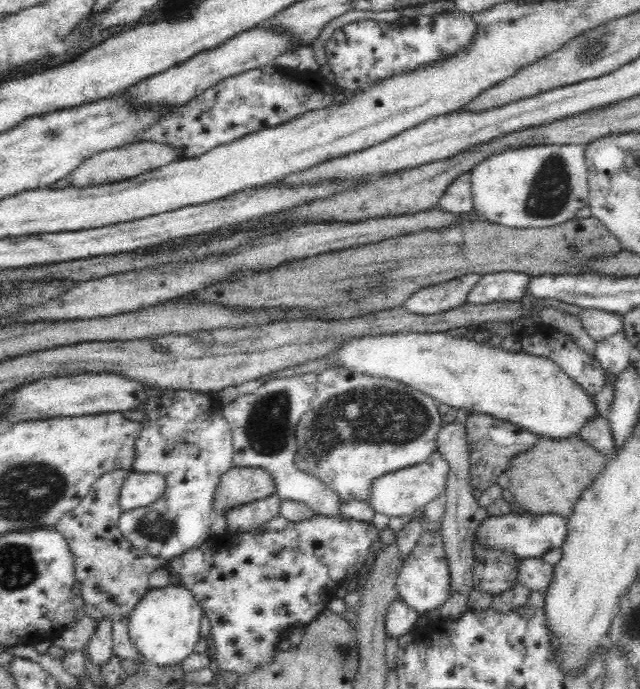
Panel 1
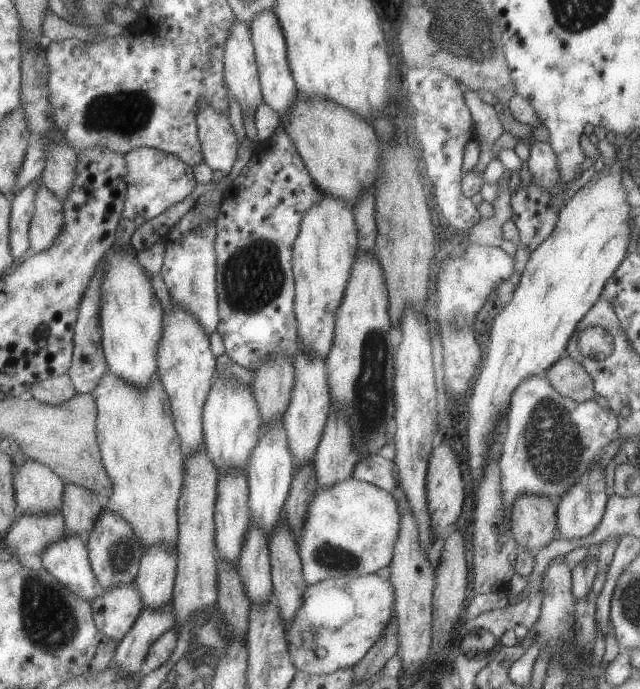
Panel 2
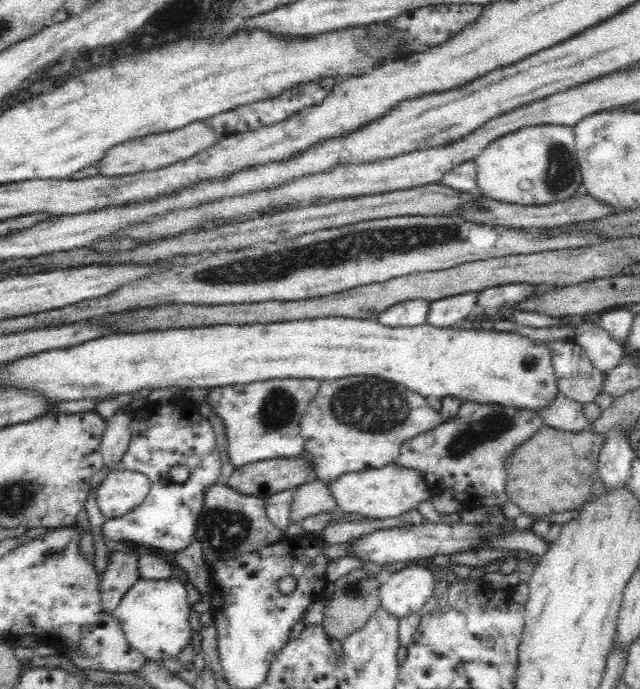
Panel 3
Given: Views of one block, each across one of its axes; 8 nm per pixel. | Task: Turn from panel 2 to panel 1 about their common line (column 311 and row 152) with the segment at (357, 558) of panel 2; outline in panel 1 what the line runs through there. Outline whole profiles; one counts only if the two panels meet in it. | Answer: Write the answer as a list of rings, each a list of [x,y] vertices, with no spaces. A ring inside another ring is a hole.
[[[552,144],[508,147],[494,153],[471,168],[472,202],[474,213],[480,219],[514,228],[551,227],[576,218],[579,210],[589,204],[587,166],[584,146],[577,144]]]

